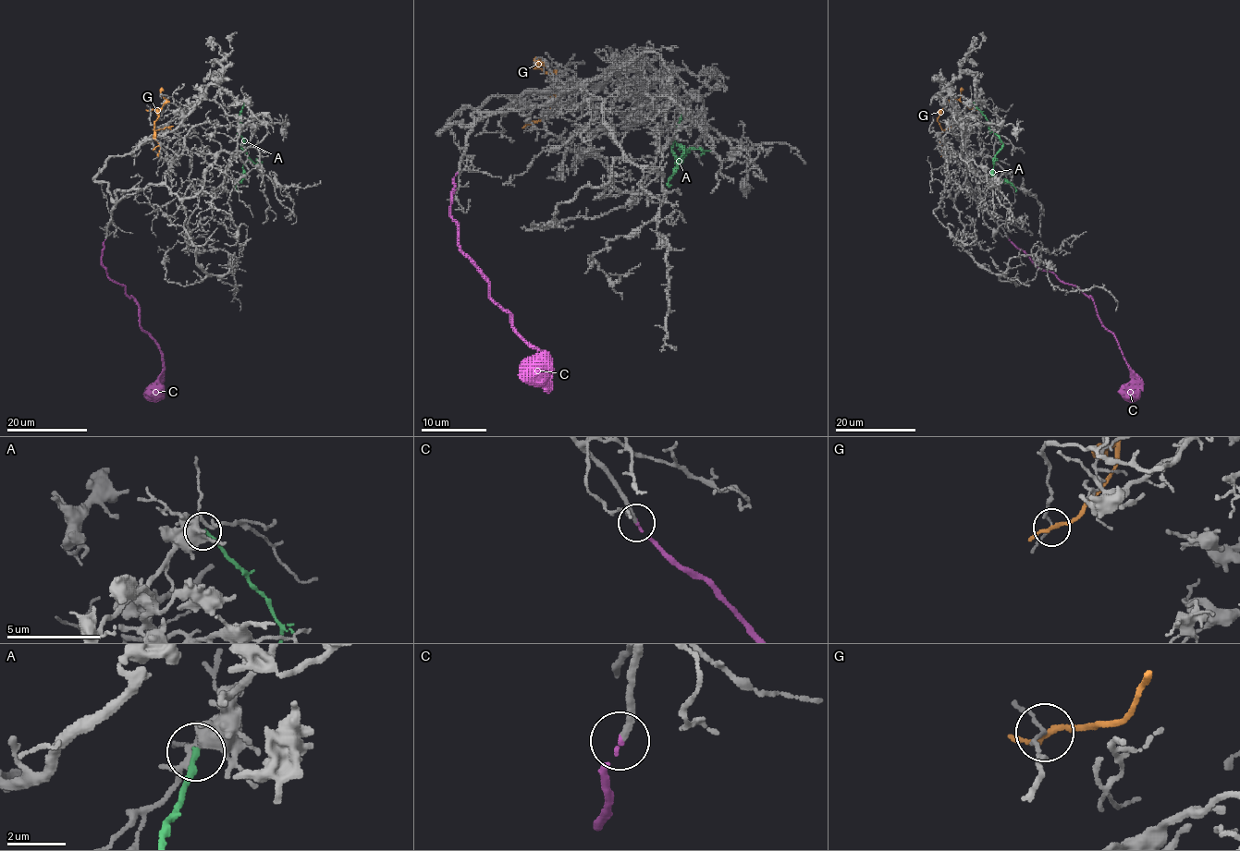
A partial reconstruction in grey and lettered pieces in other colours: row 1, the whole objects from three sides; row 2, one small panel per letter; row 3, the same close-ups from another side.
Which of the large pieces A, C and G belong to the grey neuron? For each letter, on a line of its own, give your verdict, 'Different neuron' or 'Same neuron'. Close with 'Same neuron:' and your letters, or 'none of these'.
A: Different neuron
C: Same neuron
G: Different neuron
Same neuron: C

